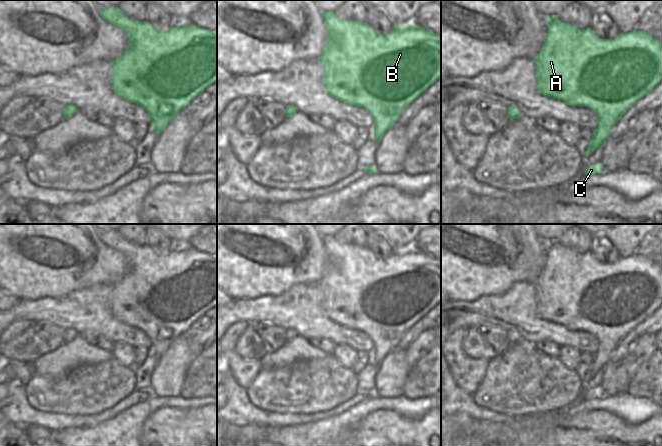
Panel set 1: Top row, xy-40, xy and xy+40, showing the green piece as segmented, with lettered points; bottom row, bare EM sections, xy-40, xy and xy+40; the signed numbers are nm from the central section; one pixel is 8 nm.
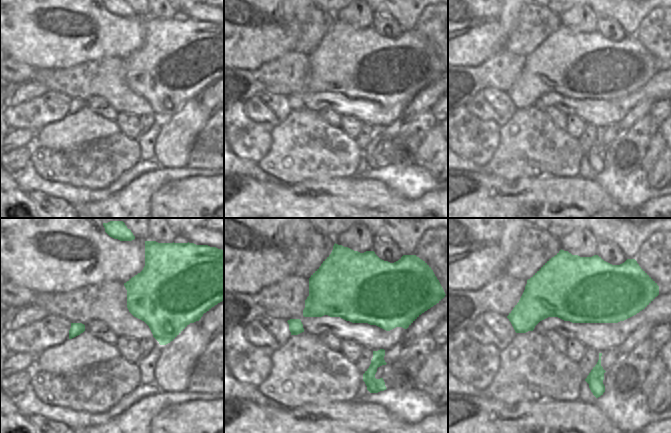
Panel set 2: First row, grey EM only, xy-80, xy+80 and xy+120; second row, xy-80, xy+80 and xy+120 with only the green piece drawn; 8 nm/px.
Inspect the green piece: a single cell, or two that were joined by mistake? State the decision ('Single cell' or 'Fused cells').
Single cell

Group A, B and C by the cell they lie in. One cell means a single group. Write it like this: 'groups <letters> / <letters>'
groups A B C

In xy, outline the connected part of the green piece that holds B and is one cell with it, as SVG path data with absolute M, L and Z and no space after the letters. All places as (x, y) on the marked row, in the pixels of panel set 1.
M327 11L322 13L326 28L328 30L328 42L318 58L324 66L324 86L329 95L335 99L347 103L349 105L355 105L357 107L363 107L374 120L374 136L380 143L384 134L393 126L400 114L418 97L420 97L431 85L441 79L441 36L423 28L418 25L394 25L394 30L381 35L377 33L367 23L359 23L357 21L347 21L345 19L339 19L334 11Z

